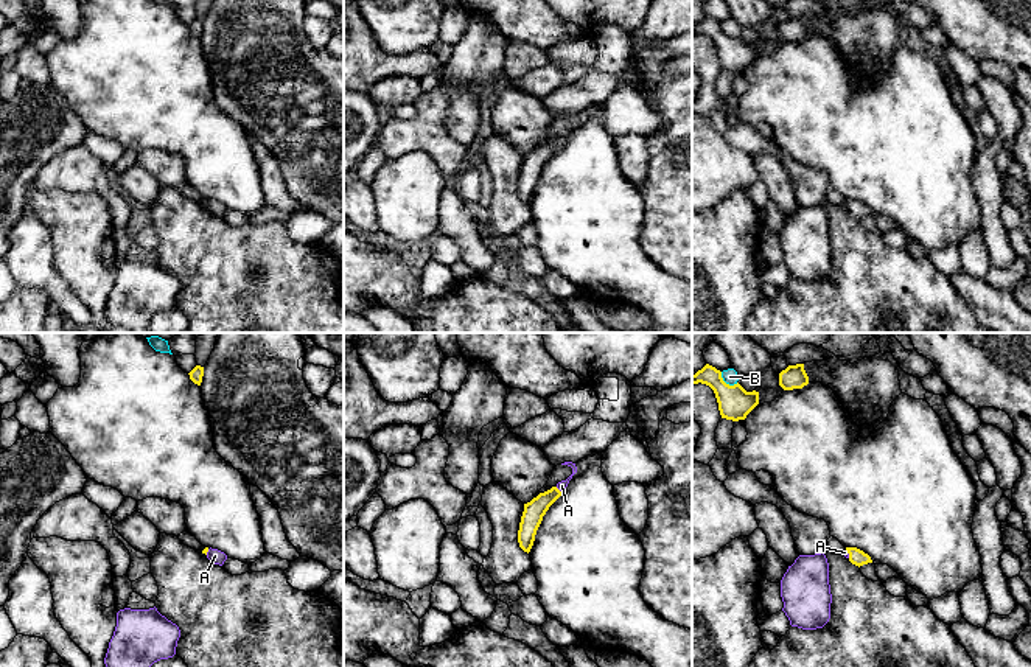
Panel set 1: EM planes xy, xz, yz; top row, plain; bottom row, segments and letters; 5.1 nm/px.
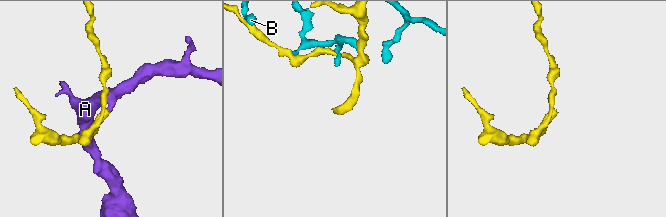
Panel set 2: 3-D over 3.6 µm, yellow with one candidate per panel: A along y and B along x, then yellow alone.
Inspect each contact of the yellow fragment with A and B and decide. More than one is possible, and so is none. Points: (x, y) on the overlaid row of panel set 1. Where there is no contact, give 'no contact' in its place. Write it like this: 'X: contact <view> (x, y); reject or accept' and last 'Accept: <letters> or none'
A: contact xz (557, 488); accept
B: contact yz (725, 383); reject
Accept: A

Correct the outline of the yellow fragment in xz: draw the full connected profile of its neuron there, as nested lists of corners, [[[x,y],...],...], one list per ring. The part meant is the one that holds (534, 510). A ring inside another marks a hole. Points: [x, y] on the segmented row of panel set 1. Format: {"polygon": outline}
{"polygon": [[[564,462],[561,465],[571,466],[572,474],[566,480],[558,482],[550,490],[540,493],[530,502],[524,504],[524,512],[522,512],[519,530],[518,530],[518,543],[519,543],[519,547],[527,554],[530,552],[533,546],[535,535],[543,521],[543,516],[546,515],[549,507],[564,493],[569,480],[577,473],[575,463]]]}

